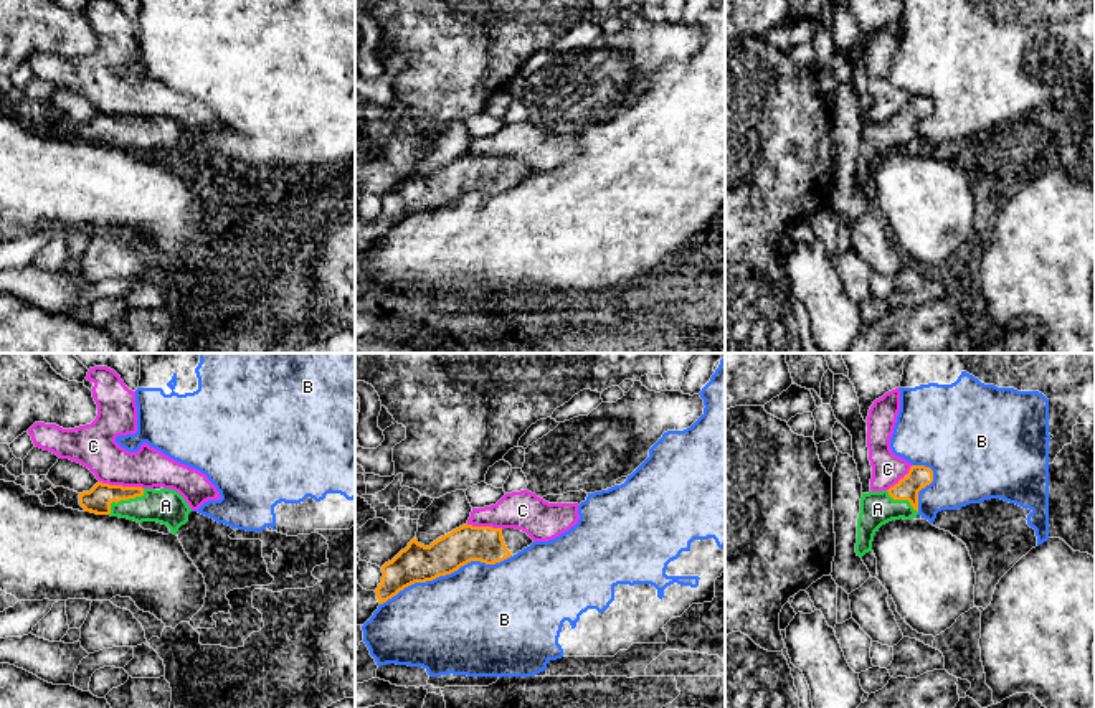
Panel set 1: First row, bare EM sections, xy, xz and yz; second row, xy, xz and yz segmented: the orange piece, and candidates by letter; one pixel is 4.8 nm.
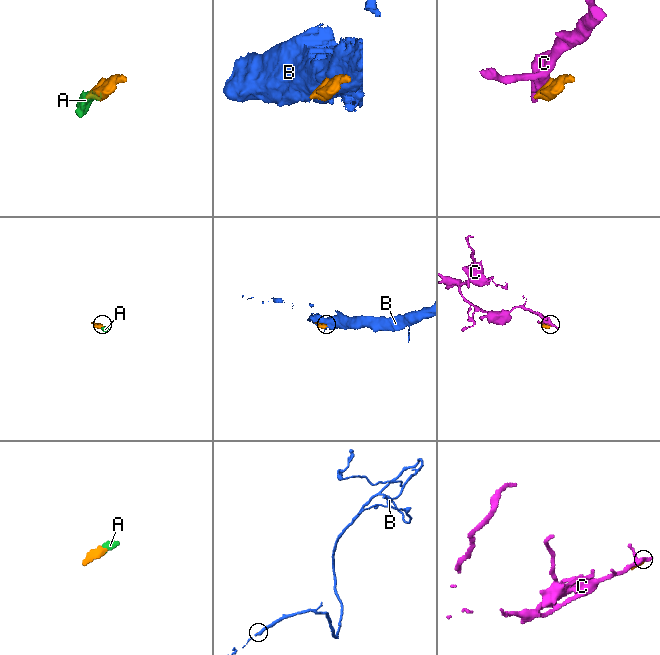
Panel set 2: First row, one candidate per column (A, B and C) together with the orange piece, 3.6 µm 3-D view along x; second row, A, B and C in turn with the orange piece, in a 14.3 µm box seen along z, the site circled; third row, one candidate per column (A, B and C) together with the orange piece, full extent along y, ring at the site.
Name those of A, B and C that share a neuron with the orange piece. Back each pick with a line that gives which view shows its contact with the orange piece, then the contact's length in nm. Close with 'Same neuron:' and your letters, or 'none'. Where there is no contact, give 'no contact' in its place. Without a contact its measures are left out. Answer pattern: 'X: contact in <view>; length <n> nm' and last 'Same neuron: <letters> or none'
A: contact in xy; length 220 nm
Same neuron: A

